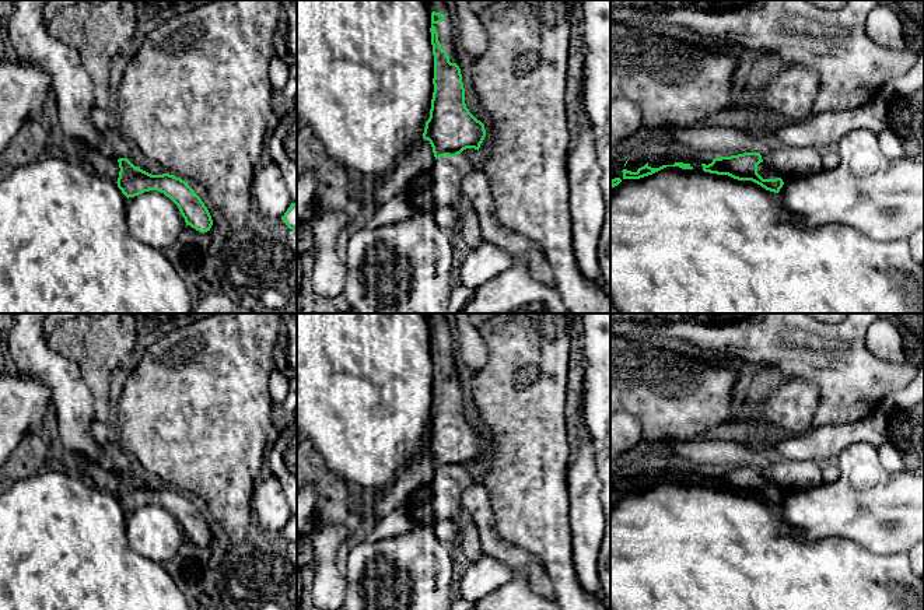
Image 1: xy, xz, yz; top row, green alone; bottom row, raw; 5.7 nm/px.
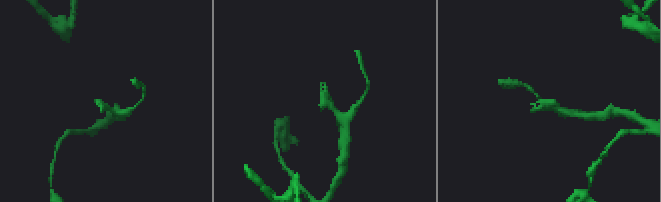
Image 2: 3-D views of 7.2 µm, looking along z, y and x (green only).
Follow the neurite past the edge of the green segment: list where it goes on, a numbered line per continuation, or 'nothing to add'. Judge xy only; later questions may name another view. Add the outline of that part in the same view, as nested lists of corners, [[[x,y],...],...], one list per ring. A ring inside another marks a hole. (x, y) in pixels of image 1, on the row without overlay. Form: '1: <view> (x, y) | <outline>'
1: xy (108, 481) | [[[67,452],[67,456],[64,459],[84,478],[91,481],[101,491],[118,495],[120,481],[119,481],[119,476],[116,471],[105,470],[97,463],[92,463],[84,456],[74,453],[74,452]]]

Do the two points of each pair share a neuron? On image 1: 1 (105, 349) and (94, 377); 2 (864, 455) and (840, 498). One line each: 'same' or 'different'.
1: same
2: same

